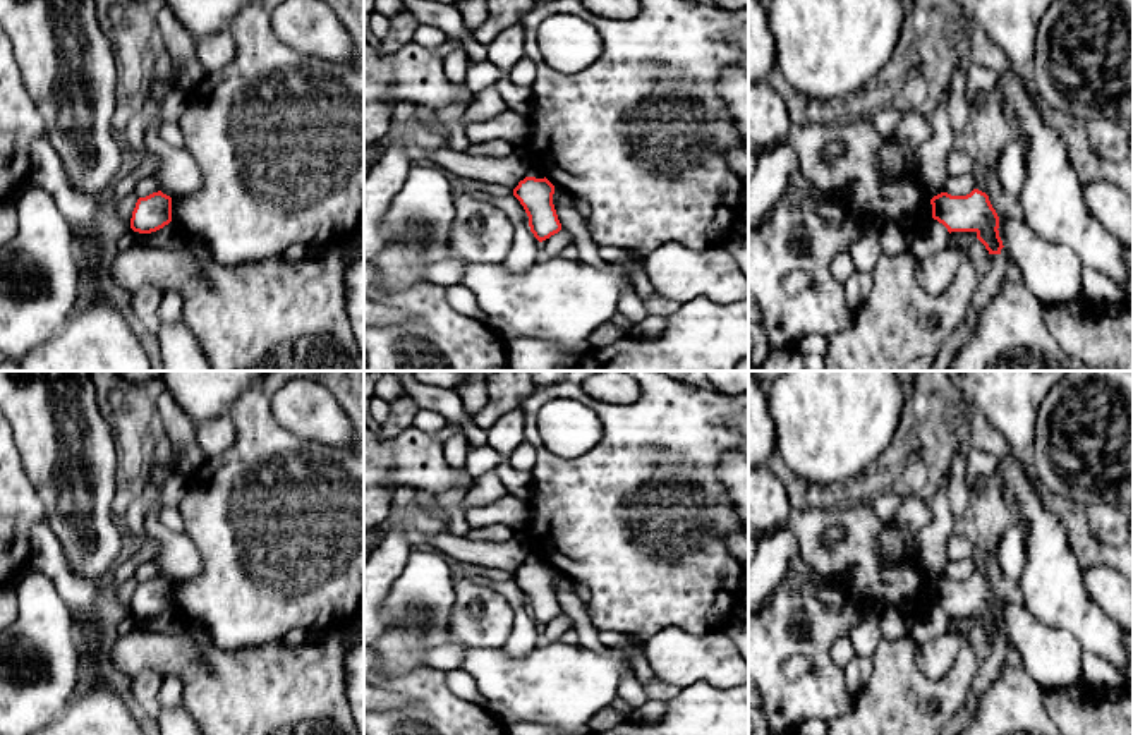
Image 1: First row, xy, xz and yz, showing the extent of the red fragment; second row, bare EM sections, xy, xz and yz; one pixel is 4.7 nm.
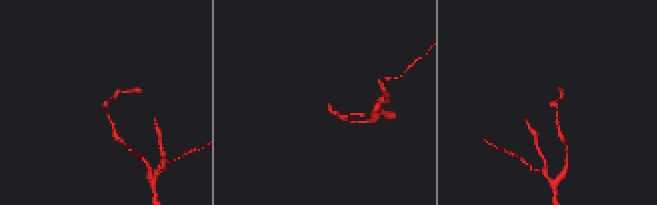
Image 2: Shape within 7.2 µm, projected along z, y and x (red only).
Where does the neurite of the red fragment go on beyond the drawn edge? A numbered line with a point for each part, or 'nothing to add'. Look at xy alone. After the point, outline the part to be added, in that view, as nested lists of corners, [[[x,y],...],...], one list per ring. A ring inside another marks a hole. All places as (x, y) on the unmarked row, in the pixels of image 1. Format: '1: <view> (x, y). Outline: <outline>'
nothing to add

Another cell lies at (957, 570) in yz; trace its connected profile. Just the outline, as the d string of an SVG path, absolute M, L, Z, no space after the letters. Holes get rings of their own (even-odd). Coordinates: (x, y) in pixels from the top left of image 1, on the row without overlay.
M965 558L961 562L948 562L942 568L942 577L948 577L951 580L966 580L973 575L975 567L970 558Z

